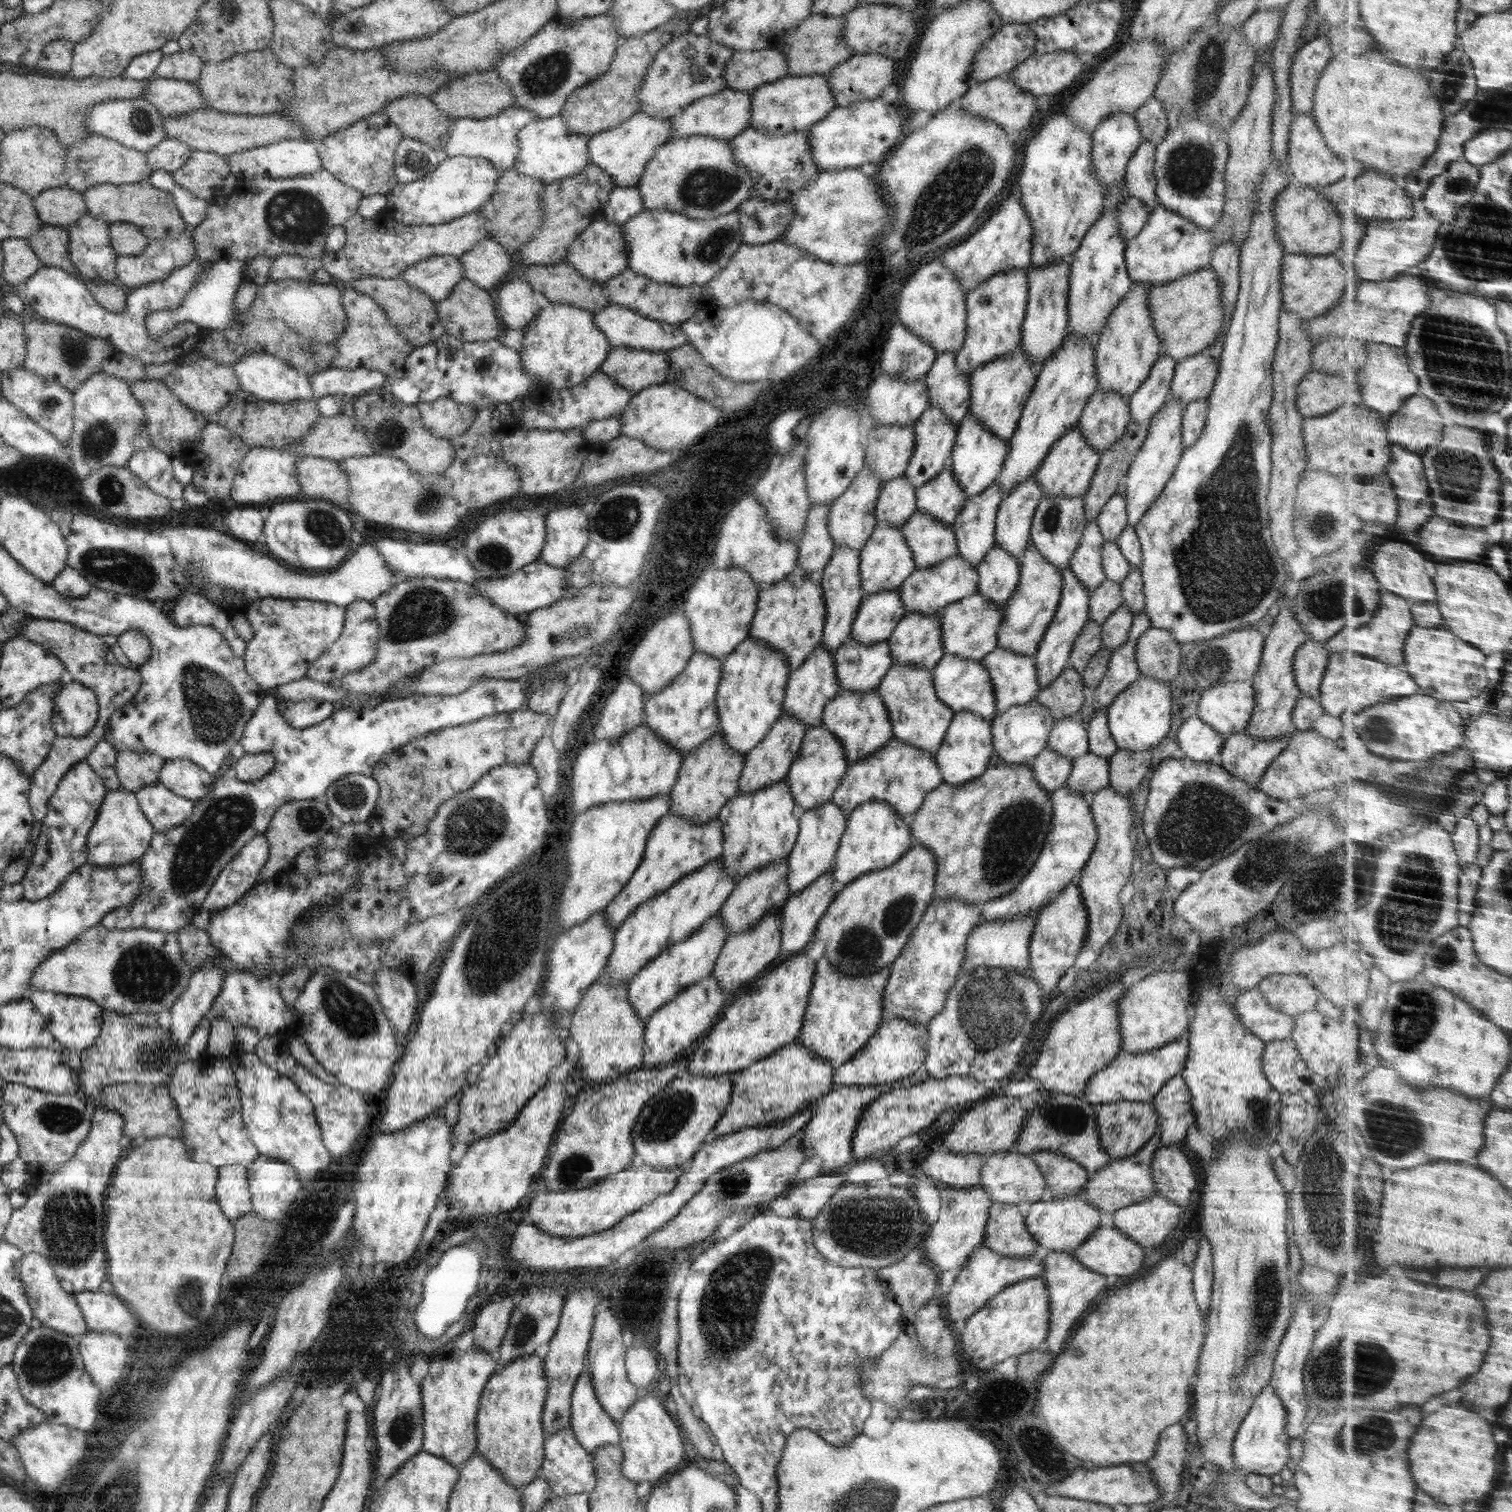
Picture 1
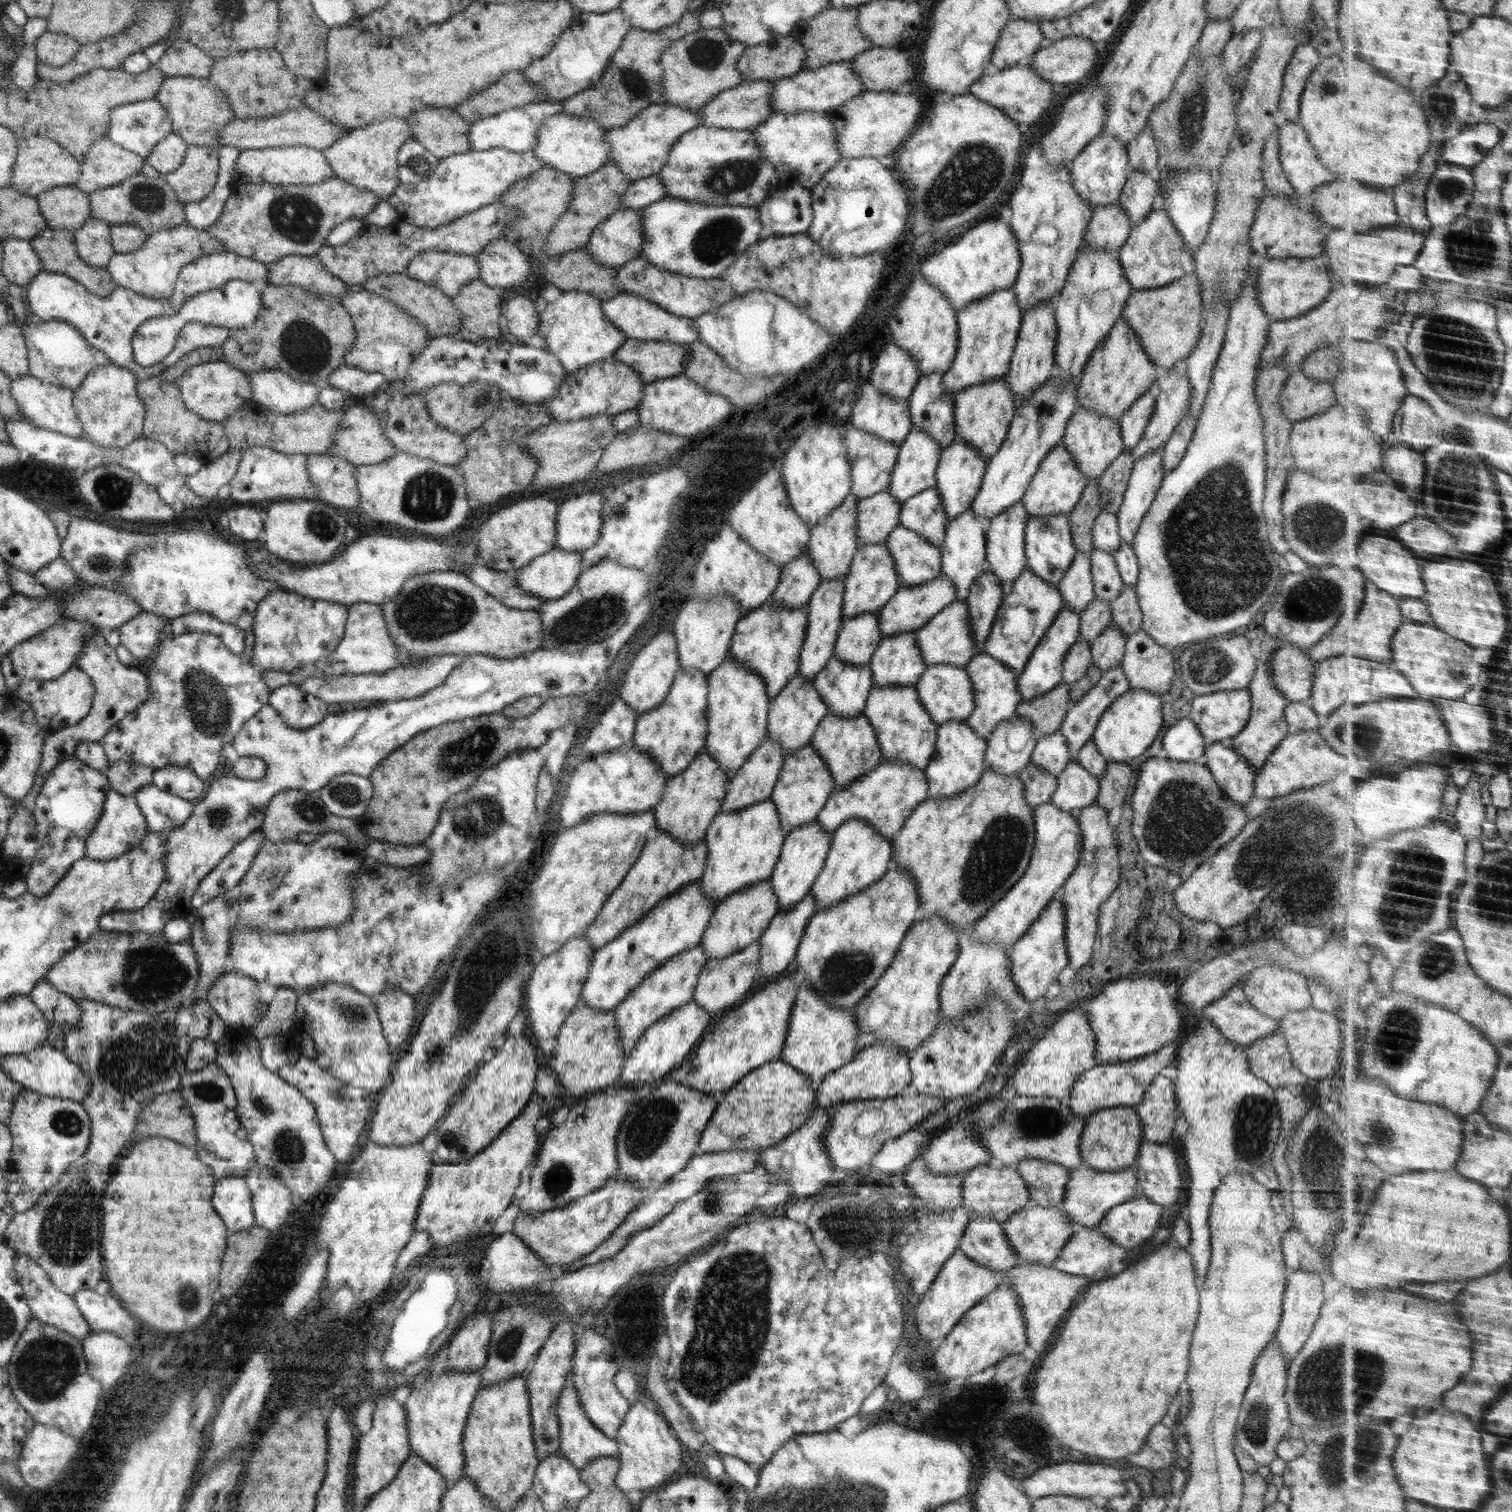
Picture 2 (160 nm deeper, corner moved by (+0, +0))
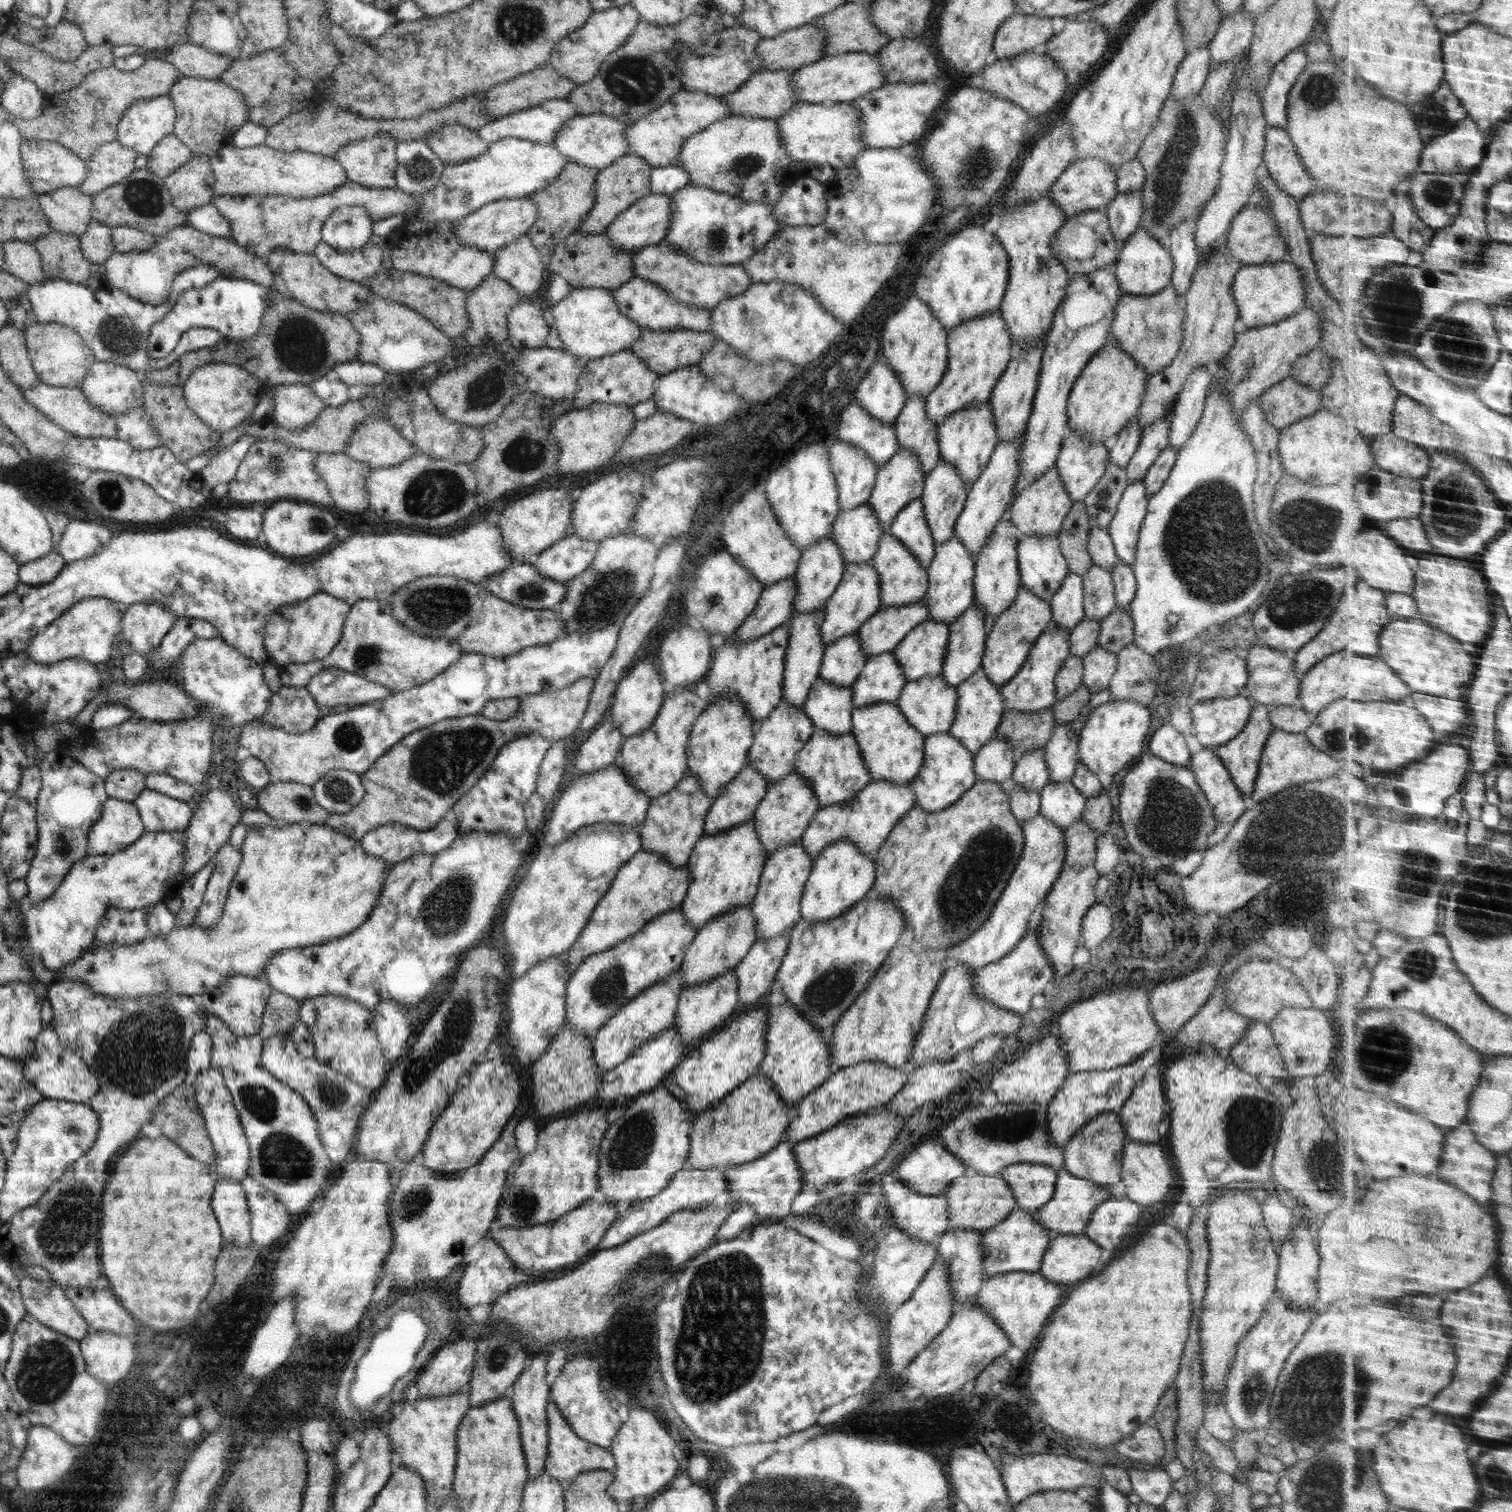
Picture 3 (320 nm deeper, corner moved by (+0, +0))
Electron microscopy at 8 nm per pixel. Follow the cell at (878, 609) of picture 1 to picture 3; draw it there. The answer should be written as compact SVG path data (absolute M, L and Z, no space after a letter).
M858 632L844 636L825 646L819 677L838 686L851 686L863 671L868 656L861 647Z

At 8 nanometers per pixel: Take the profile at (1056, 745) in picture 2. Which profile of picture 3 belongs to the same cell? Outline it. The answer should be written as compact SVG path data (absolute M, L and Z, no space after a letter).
M1043 748L1027 751L1016 758L1012 771L1012 780L1015 784L1021 784L1028 790L1041 792L1049 783L1049 770L1044 760Z

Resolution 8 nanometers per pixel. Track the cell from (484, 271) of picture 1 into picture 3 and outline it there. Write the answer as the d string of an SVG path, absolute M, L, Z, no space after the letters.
M524 235L494 254L493 274L524 295L534 294L542 284L546 260L530 237Z

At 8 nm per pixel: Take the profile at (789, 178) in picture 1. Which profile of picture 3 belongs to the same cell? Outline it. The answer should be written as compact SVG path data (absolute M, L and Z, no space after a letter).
M797 101L776 122L781 132L782 146L786 148L788 157L797 164L798 173L814 177L823 185L832 181L841 168L850 166L866 150L862 142L860 118L852 103L814 104Z

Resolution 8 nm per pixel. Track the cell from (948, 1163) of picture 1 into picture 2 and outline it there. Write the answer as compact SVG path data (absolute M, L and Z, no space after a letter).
M916 1158L904 1174L904 1183L917 1198L915 1209L952 1210L962 1202L962 1178L964 1176L934 1175L920 1158Z

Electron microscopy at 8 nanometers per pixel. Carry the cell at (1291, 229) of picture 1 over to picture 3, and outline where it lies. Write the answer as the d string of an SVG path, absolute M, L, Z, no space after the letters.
M1248 204L1238 212L1234 222L1226 234L1225 246L1229 254L1237 258L1241 264L1277 263L1288 258L1287 246L1276 227L1268 207L1262 208L1254 204Z

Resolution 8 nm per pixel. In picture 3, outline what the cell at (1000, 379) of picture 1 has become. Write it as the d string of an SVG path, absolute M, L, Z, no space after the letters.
M973 402L968 408L949 414L938 424L937 433L941 460L955 466L964 484L971 486L985 469L999 441L990 403Z

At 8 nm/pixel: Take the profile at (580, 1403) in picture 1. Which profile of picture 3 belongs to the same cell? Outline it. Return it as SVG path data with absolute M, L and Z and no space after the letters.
M550 1400L546 1409L548 1423L548 1456L545 1462L545 1472L553 1476L562 1485L567 1485L583 1472L592 1470L608 1470L615 1469L616 1461L609 1449L596 1446L592 1442L582 1440L566 1422L566 1418L560 1414L555 1402Z

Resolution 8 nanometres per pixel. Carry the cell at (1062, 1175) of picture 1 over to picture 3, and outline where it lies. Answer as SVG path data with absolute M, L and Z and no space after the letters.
M1016 1163L998 1175L1011 1188L1017 1206L1022 1210L1035 1211L1045 1205L1055 1191L1058 1176L1047 1165Z

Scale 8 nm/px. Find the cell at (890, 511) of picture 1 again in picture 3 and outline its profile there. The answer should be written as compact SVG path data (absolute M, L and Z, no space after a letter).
M865 503L852 510L838 511L831 536L840 549L846 565L868 563L878 550L883 530L873 508Z

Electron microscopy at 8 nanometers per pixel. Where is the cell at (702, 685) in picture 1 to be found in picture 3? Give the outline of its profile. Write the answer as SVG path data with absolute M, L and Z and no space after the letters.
M694 687L666 694L652 724L640 734L627 737L614 762L625 770L623 773L632 786L654 799L670 792L684 778L687 773L686 747L690 731L698 715L706 708L707 702L698 697Z

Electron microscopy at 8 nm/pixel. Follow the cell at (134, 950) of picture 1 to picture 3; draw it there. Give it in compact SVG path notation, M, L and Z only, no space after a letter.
M299 822L296 824L288 823L288 826L281 828L270 824L265 826L252 825L247 828L246 837L241 848L242 860L239 864L239 869L234 875L233 882L230 885L224 910L220 920L211 927L198 927L194 925L177 927L171 930L168 936L165 935L148 935L140 942L128 945L120 944L105 944L97 946L94 944L80 958L74 962L62 967L56 971L55 977L58 981L82 981L91 986L91 989L98 994L106 995L112 998L140 998L152 995L188 995L201 998L204 994L210 994L220 985L224 985L226 980L236 975L246 975L256 977L262 974L265 964L279 951L291 948L303 948L306 946L314 946L322 944L332 938L342 937L353 930L356 930L366 919L371 915L371 910L377 903L379 894L383 891L383 883L387 877L387 867L393 864L386 864L385 860L380 857L375 857L364 852L361 842L348 838L346 834L338 833L333 828L324 825L315 825L311 822Z

